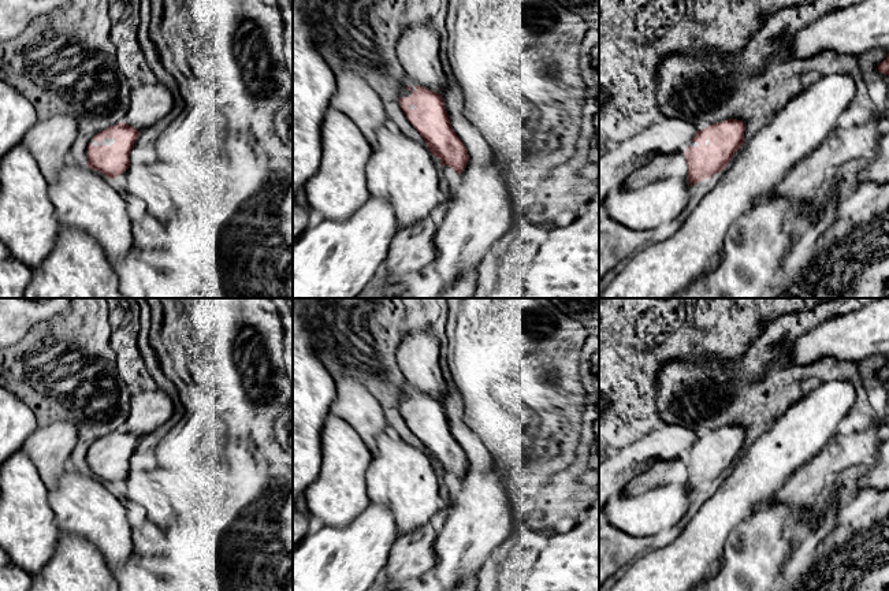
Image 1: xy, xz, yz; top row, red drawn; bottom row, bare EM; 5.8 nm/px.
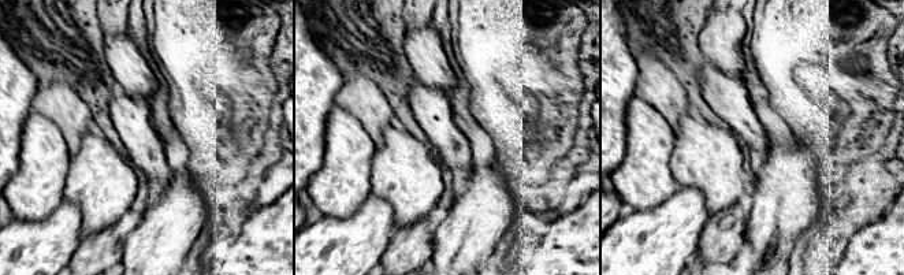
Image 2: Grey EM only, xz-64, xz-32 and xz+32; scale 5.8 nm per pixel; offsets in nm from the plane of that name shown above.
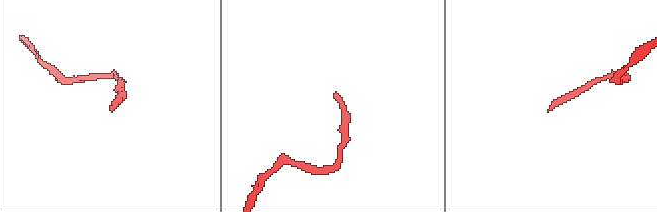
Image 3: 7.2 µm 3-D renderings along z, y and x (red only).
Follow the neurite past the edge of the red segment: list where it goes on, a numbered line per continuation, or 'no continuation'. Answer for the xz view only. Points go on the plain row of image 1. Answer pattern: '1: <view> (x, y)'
1: xz (408, 389)

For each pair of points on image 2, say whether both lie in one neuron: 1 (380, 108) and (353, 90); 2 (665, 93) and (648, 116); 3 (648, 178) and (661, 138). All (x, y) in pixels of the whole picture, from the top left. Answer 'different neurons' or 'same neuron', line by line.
1: same neuron
2: different neurons
3: same neuron

